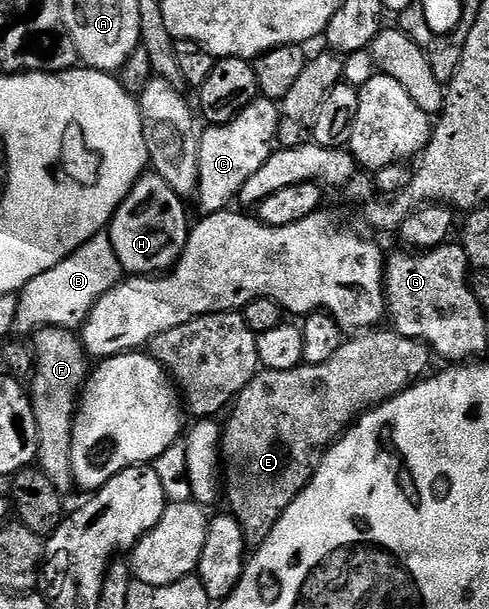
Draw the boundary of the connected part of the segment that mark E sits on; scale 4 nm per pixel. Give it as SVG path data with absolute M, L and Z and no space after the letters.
M378 326L343 339L340 350L336 350L328 362L304 362L292 370L259 371L234 401L222 430L224 500L230 503L229 515L240 522L247 545L266 543L284 510L288 510L288 506L292 506L295 498L309 486L327 450L358 417L406 392L431 371L429 346L421 340L401 336L396 330L385 332L384 329Z

